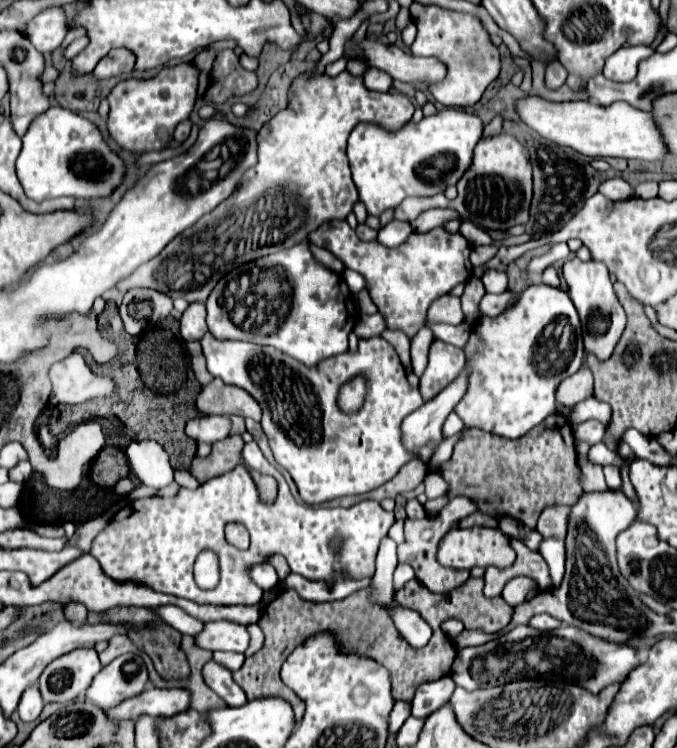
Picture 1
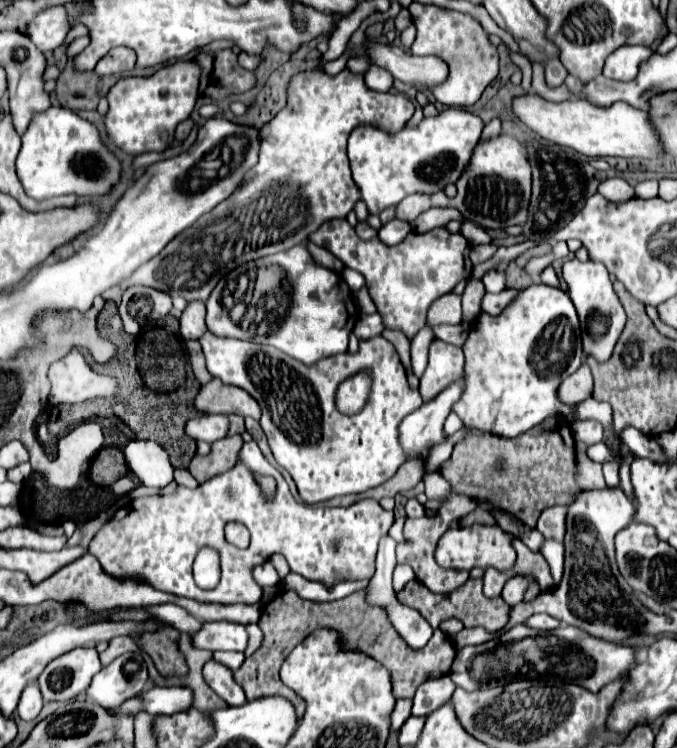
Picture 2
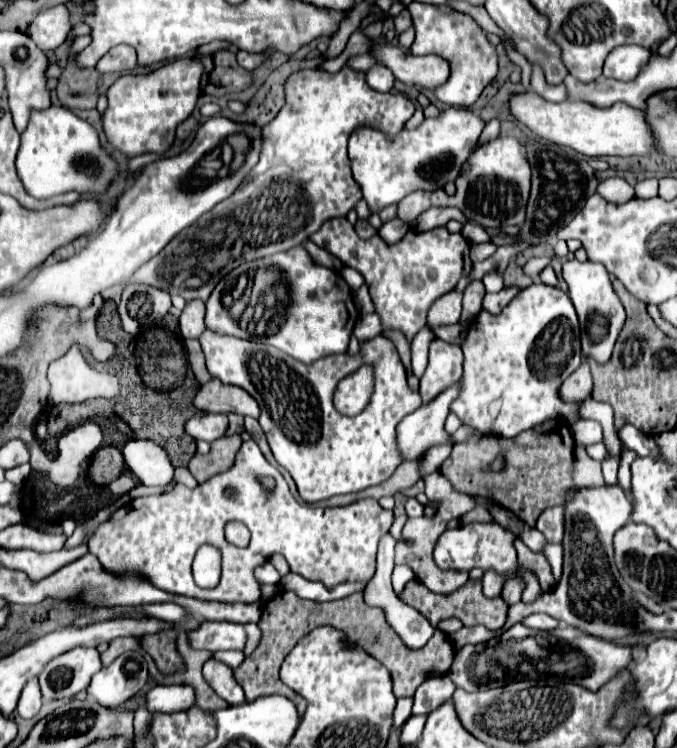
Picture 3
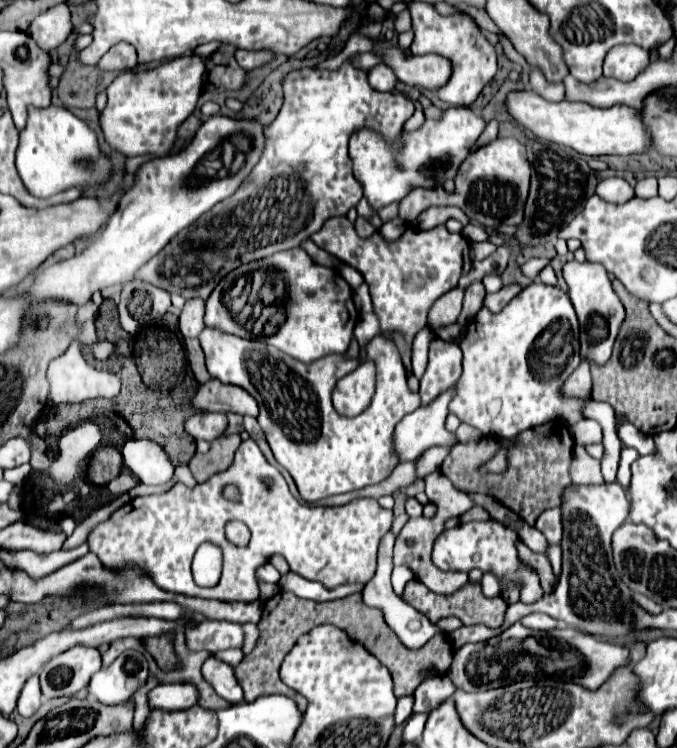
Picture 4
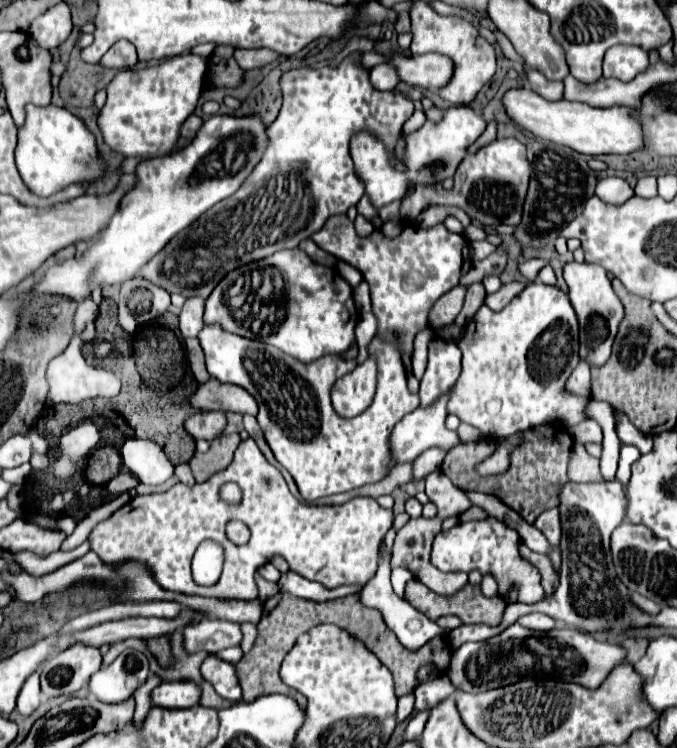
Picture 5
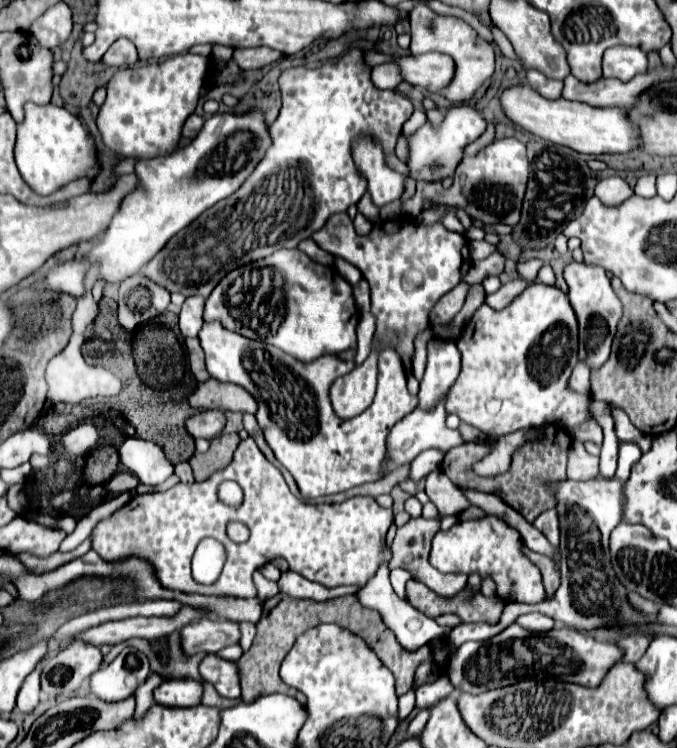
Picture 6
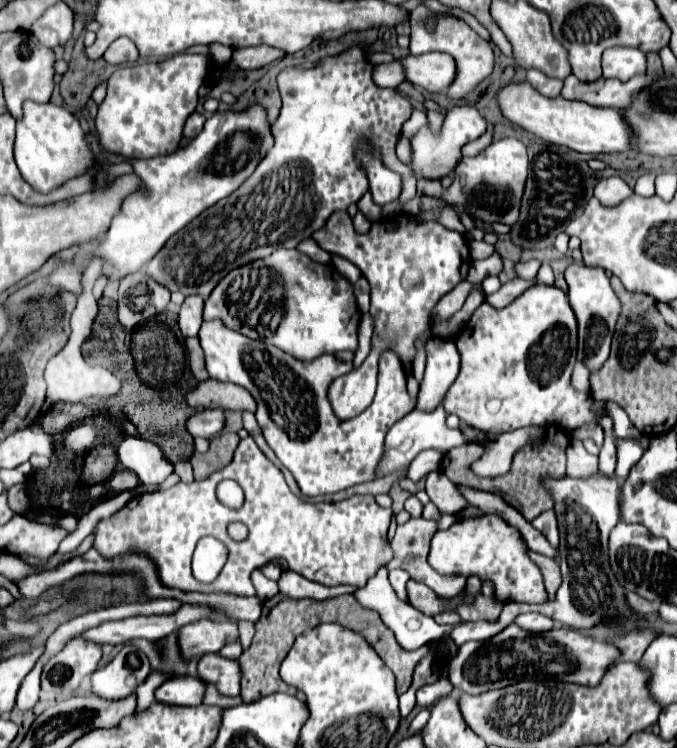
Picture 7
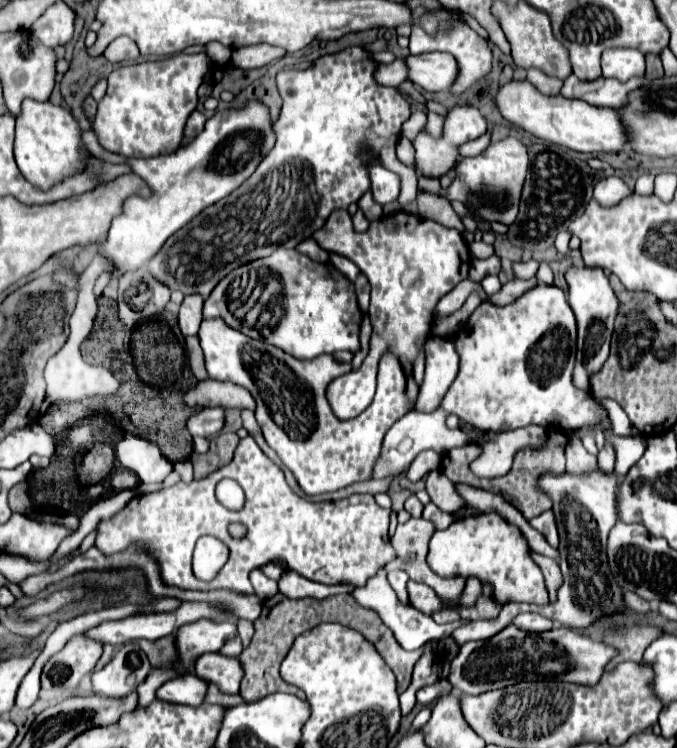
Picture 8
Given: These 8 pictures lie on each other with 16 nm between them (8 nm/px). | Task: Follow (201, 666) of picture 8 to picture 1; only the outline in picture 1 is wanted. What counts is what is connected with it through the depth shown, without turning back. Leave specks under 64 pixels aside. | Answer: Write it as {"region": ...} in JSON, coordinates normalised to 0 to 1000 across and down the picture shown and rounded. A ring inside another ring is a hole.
{"region":[[[310,882],[301,888],[301,912],[325,930],[331,933],[331,939],[337,944],[357,944],[363,941],[363,930],[360,930],[360,922],[346,912],[343,906],[343,898],[337,893],[331,893],[328,888]]]}

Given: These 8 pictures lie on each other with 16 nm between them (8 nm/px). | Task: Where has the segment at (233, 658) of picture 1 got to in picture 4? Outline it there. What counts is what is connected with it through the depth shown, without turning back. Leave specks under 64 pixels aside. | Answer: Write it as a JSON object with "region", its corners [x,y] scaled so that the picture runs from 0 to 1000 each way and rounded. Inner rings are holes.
{"region":[[[337,866],[337,869],[325,869],[325,872],[319,872],[316,874],[322,882],[328,882],[328,885],[337,885],[340,890],[349,890],[357,880],[360,880],[360,874],[357,874],[357,869],[355,866]]]}

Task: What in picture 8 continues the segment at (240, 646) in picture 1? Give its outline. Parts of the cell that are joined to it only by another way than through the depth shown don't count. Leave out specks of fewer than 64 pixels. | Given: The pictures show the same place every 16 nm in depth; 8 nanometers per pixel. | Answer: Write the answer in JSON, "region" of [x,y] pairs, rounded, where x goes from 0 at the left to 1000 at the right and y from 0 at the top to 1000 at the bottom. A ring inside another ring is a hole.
{"region":[[[292,829],[275,837],[266,837],[260,845],[260,872],[266,888],[278,893],[284,882],[304,872],[322,872],[337,853],[349,850],[349,834],[328,829]]]}

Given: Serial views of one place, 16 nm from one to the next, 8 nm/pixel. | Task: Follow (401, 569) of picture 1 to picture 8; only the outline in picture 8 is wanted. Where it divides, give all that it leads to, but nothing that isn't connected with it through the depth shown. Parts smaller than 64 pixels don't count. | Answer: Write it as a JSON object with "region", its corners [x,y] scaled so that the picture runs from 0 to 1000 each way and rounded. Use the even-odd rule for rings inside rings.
{"region":[[[594,762],[573,767],[573,781],[579,781],[579,789],[585,791],[585,797],[591,797],[591,802],[597,802],[597,807],[606,807],[600,778],[603,778],[603,767],[594,765]]]}

